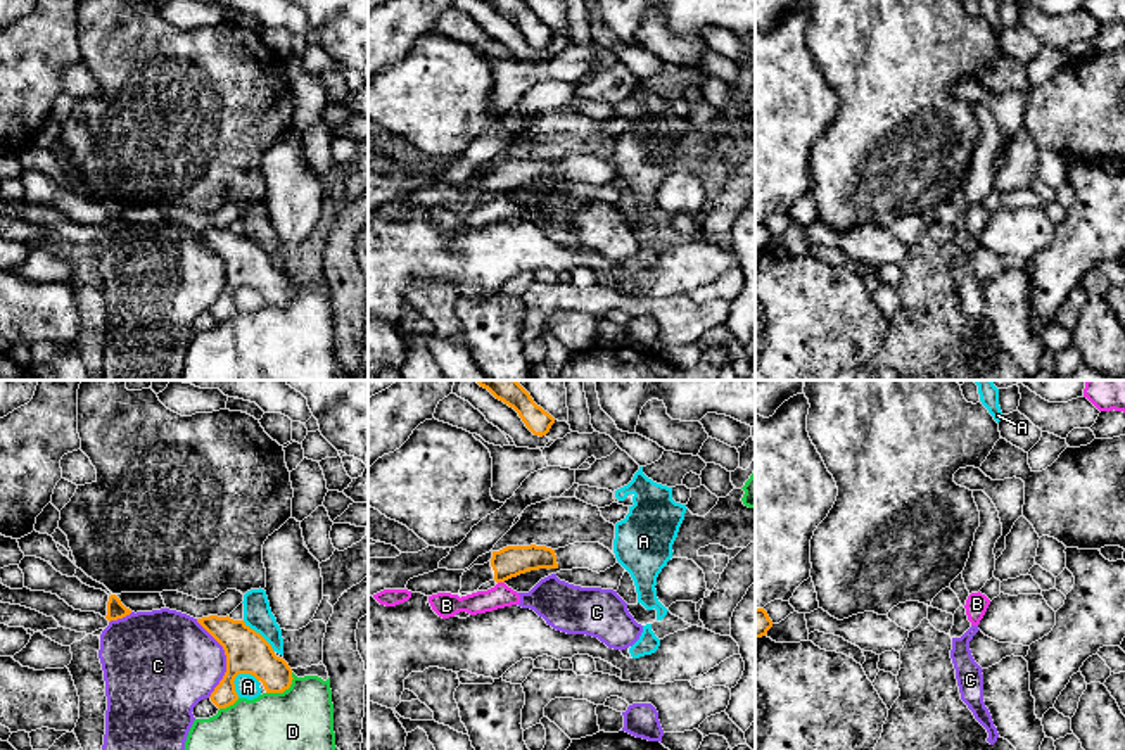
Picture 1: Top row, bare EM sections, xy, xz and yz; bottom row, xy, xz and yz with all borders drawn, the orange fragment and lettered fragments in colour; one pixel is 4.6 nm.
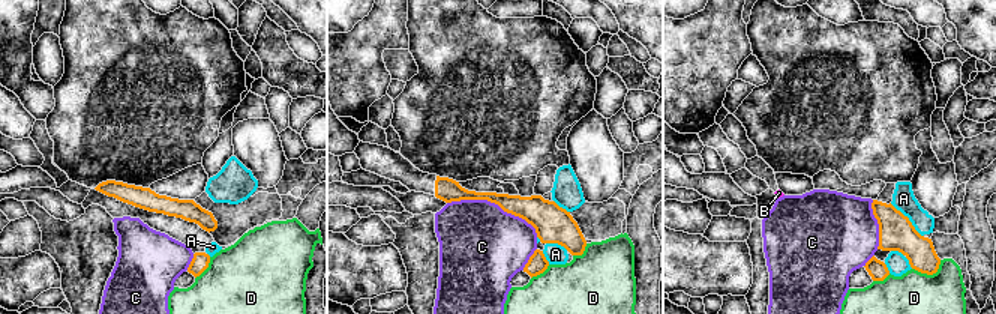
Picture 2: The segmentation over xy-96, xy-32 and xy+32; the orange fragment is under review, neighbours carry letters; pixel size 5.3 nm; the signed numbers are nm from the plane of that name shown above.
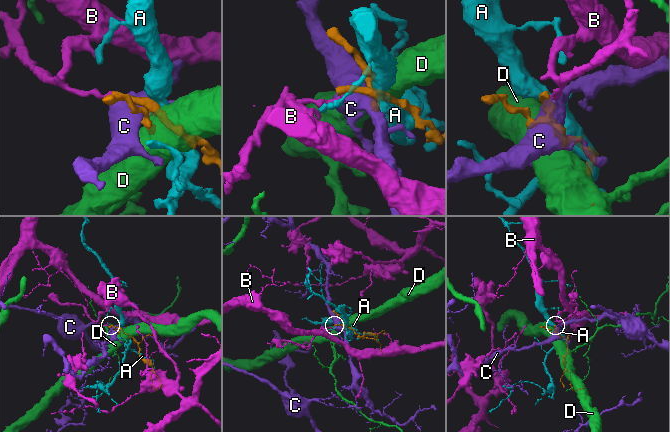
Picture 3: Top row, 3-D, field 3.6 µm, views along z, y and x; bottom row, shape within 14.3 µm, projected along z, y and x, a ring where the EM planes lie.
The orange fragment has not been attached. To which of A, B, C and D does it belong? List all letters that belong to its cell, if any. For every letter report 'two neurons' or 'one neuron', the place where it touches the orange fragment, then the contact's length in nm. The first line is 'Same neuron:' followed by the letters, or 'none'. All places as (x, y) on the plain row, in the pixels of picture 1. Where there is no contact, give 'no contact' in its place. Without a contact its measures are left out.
Same neuron: none
A: two neurons; meets orange in xy at (234, 292); contact 130 nm long
B: two neurons; meets orange in xz at (502, 194); contact 30 nm long
C: two neurons; meets orange in xy at (227, 272); contact 380 nm long
D: two neurons; meets orange in xy at (284, 303); contact 160 nm long

